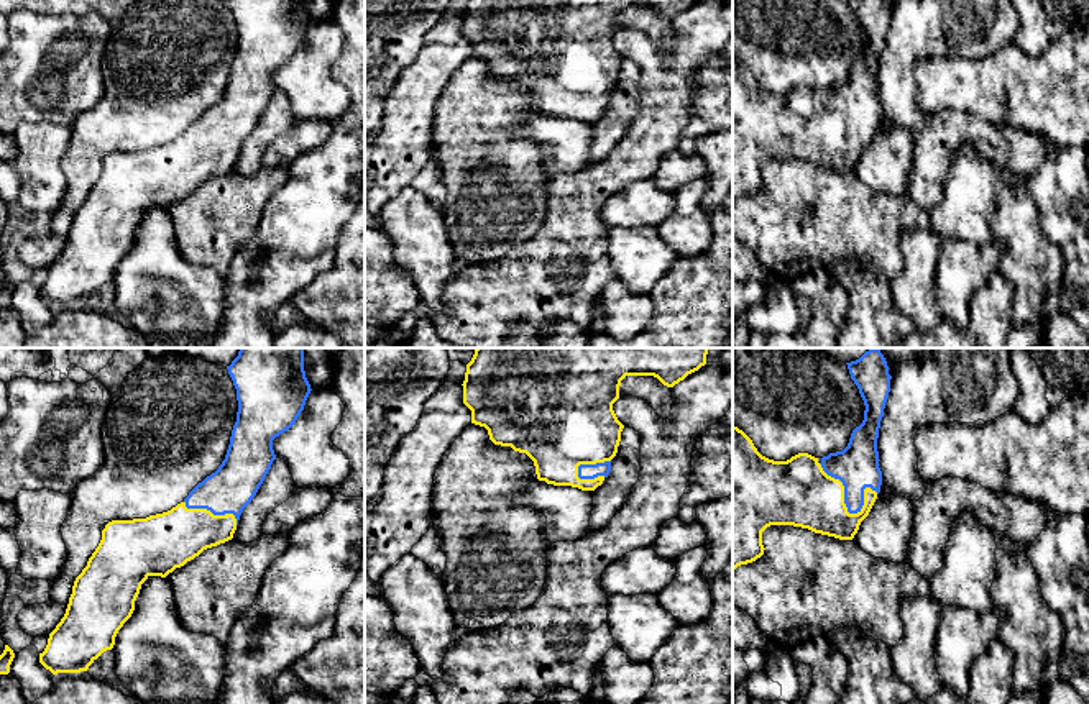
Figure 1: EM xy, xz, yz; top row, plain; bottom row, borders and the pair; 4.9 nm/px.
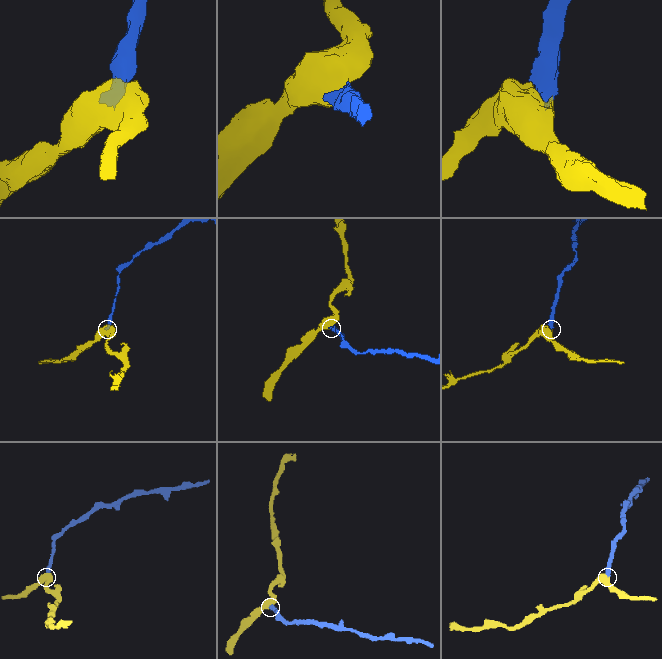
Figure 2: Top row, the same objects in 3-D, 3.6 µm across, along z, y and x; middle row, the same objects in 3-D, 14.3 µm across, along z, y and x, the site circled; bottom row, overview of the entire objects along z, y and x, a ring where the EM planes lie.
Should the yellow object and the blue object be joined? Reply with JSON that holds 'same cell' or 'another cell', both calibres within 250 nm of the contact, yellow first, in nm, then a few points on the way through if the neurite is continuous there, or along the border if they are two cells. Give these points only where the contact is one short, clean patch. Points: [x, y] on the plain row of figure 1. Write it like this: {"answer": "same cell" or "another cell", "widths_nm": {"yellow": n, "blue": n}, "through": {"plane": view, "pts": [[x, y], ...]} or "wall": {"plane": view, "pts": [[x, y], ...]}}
{"answer": "same cell", "widths_nm": {"yellow": 320, "blue": 220}}

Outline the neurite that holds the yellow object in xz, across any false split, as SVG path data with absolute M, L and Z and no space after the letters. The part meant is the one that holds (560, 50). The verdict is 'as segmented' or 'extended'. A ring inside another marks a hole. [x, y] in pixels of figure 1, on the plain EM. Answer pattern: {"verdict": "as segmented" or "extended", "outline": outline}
{"verdict": "extended", "outline": "M466 0L463 36L494 77L526 85L539 113L595 123L608 110L624 57L613 36L626 8L654 8L673 20L700 0Z"}

